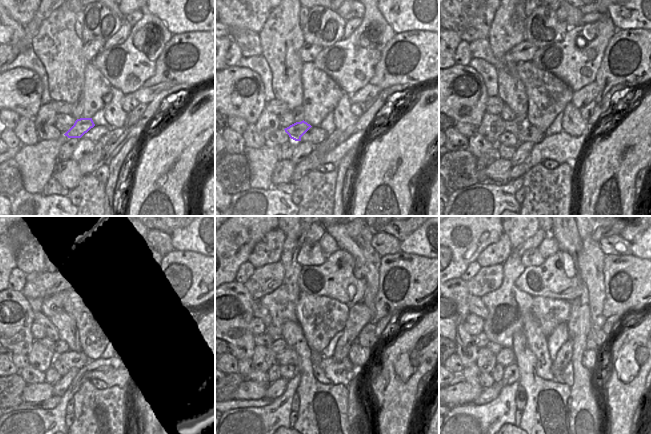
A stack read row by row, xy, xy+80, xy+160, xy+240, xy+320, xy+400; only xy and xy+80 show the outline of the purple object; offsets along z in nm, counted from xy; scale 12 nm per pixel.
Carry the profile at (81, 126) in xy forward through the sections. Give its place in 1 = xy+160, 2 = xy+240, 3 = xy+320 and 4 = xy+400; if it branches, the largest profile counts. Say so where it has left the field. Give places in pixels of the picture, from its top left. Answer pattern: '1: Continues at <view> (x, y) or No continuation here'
1: Continues at xy+160 (511, 127)
2: Continues at xy+240 (50, 344)
3: Continues at xy+320 (264, 339)
4: Continues at xy+400 (480, 340)

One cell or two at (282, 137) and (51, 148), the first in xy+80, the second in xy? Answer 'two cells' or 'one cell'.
two cells

